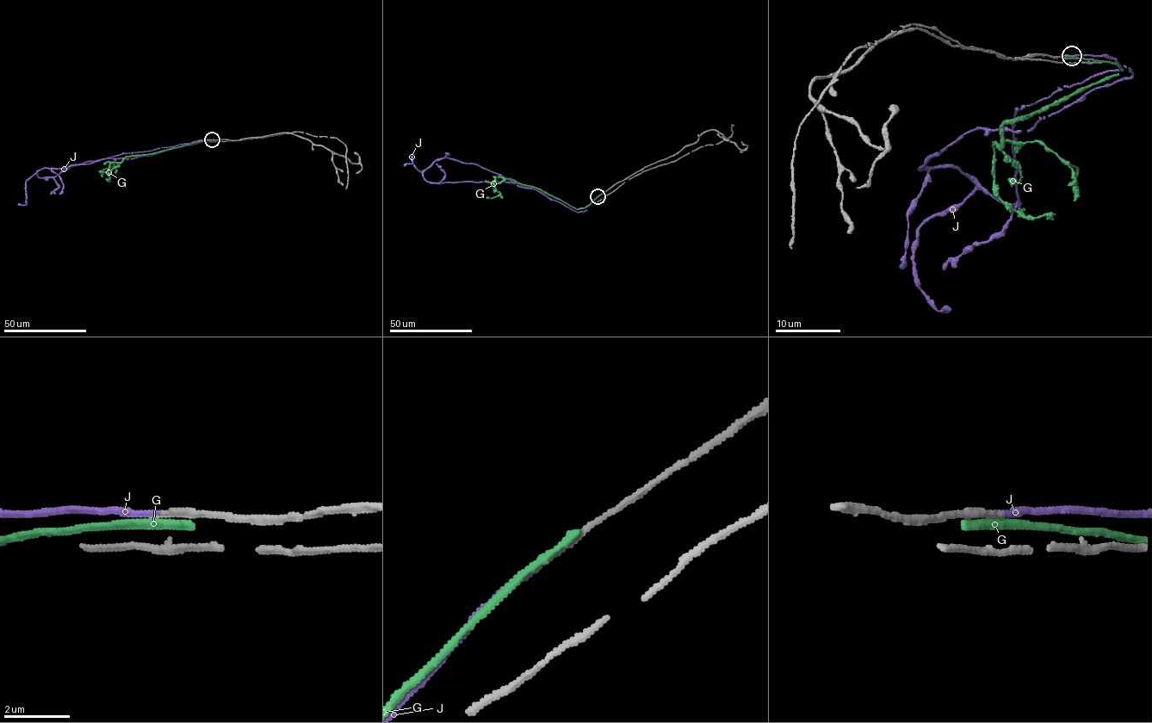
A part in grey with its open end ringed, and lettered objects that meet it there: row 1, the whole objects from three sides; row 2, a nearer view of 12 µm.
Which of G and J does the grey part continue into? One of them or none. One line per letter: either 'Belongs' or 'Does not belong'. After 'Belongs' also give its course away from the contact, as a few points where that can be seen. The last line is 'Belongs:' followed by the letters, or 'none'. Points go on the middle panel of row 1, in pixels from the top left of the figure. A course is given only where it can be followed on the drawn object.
G: Does not belong
J: Belongs. Its course: (598, 196), (576, 209), (517, 183), (428, 182), (423, 172), (436, 161), (449, 157), (474, 163), (535, 189)
Belongs: J

